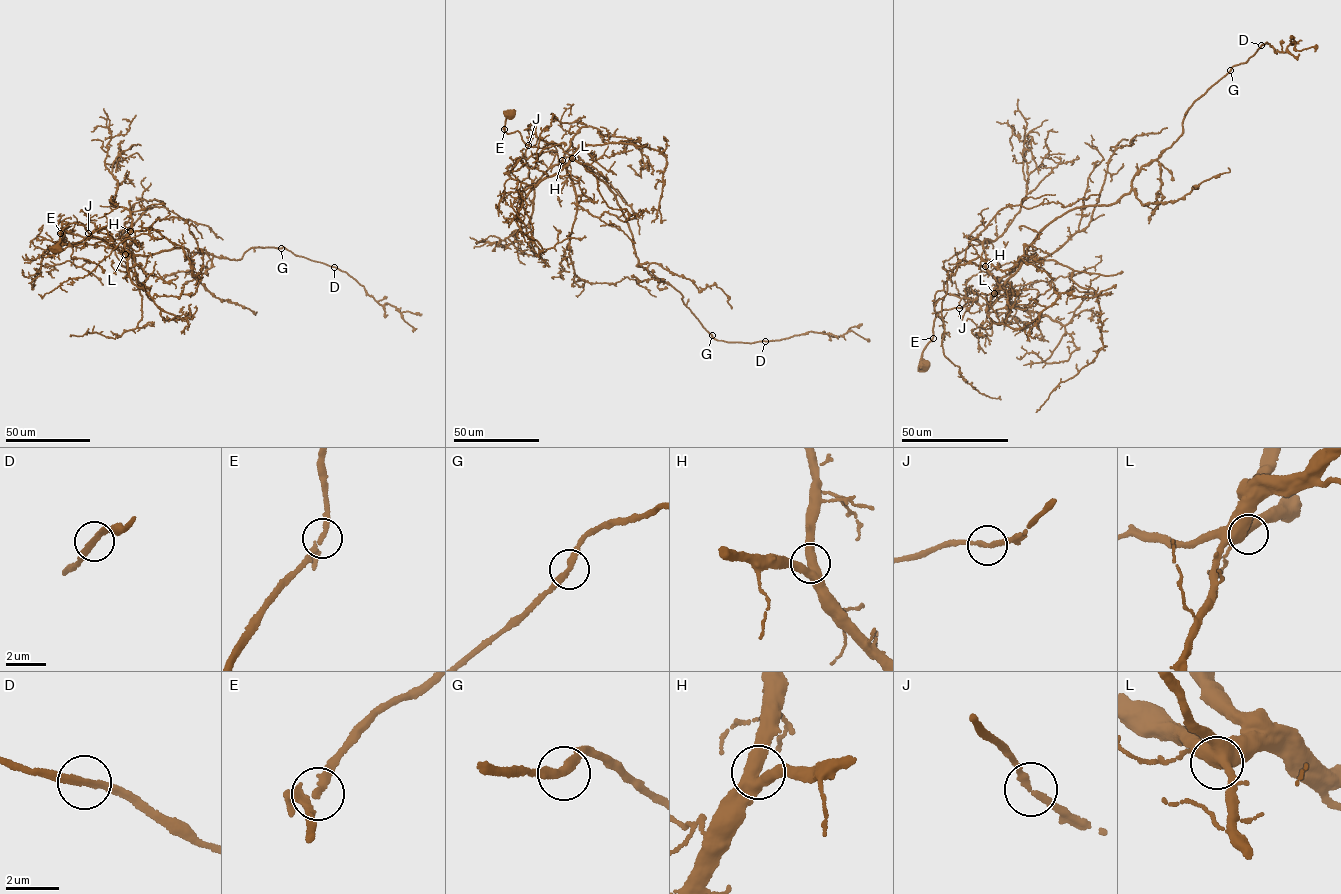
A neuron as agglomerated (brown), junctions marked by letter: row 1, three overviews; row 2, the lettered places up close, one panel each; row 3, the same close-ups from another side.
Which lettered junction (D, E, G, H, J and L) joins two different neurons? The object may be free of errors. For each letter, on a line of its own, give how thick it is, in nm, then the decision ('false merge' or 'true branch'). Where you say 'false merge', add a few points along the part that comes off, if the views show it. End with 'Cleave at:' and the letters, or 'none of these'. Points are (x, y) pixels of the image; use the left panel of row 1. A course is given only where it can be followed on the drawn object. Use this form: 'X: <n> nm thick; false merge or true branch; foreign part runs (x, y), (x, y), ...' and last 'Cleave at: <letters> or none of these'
D: 240 nm thick; true branch
E: 240 nm thick; true branch
G: 280 nm thick; true branch
H: 400 nm thick; true branch
J: 200 nm thick; true branch
L: 480 nm thick; true branch
Cleave at: none of these

